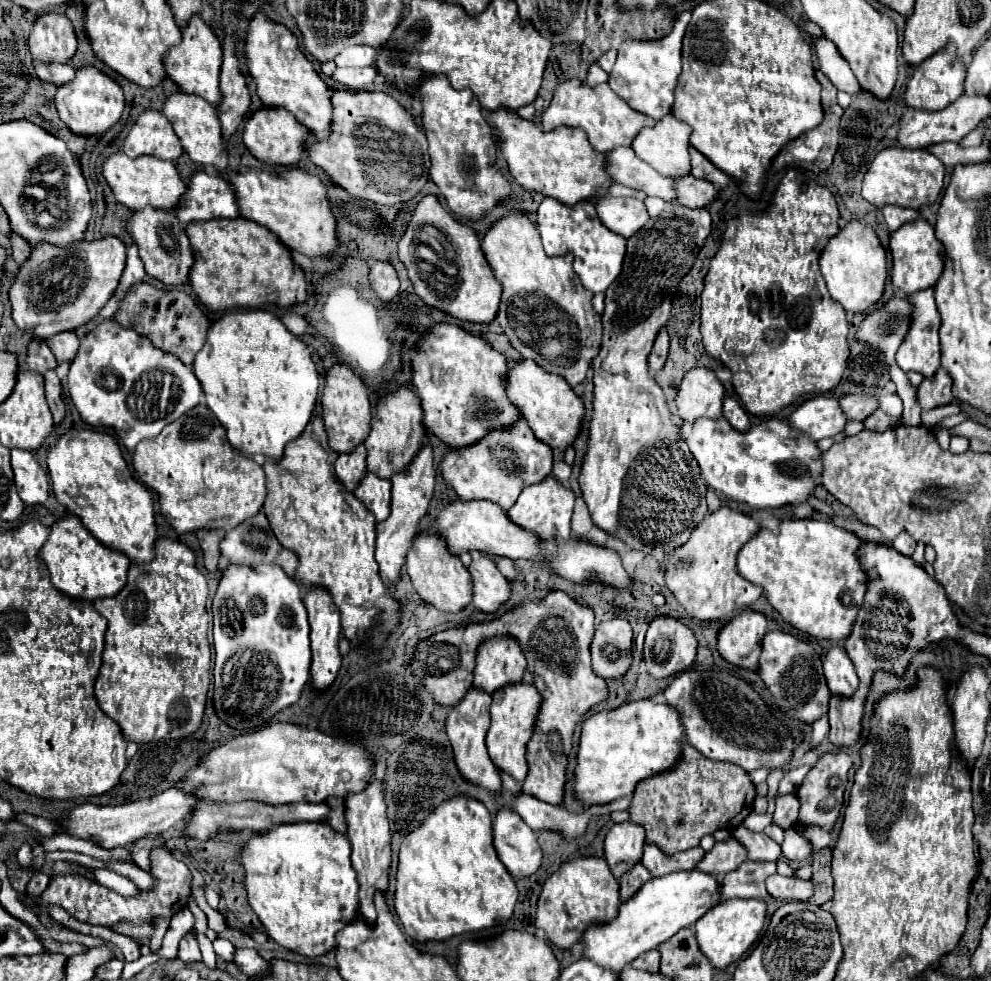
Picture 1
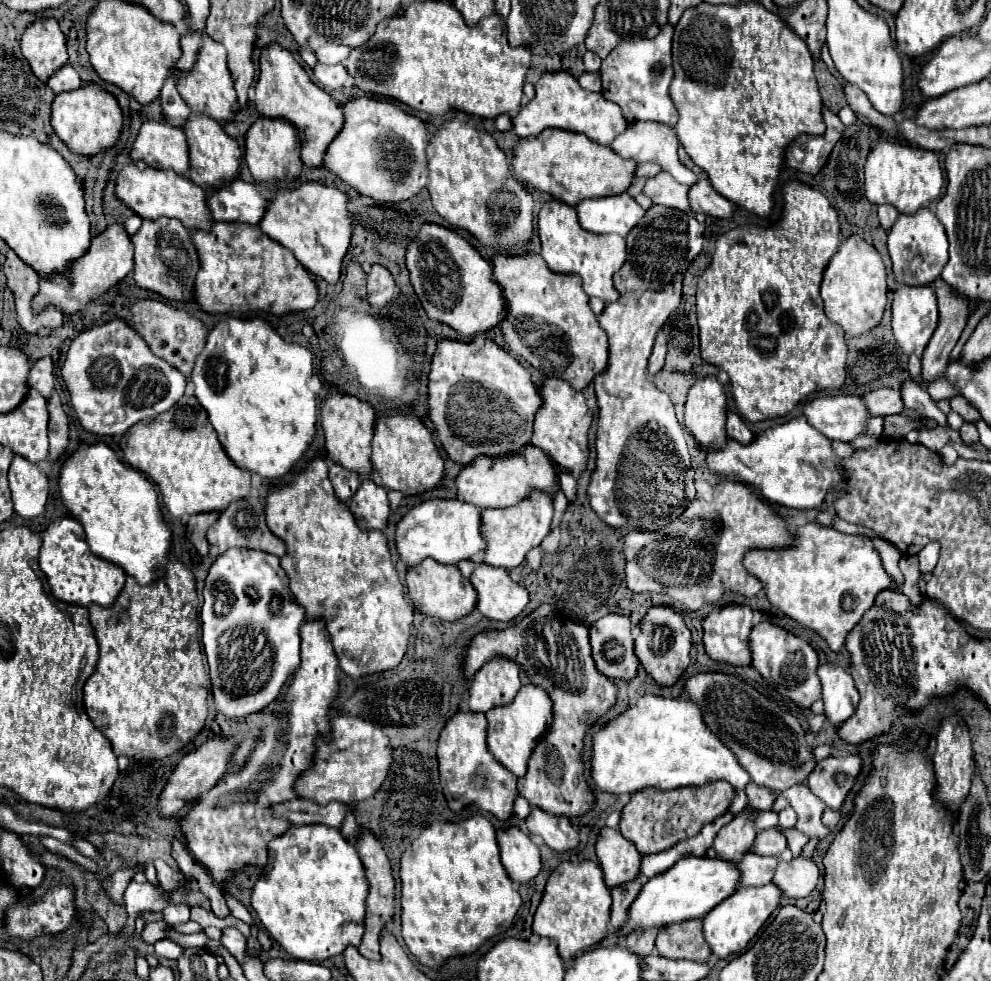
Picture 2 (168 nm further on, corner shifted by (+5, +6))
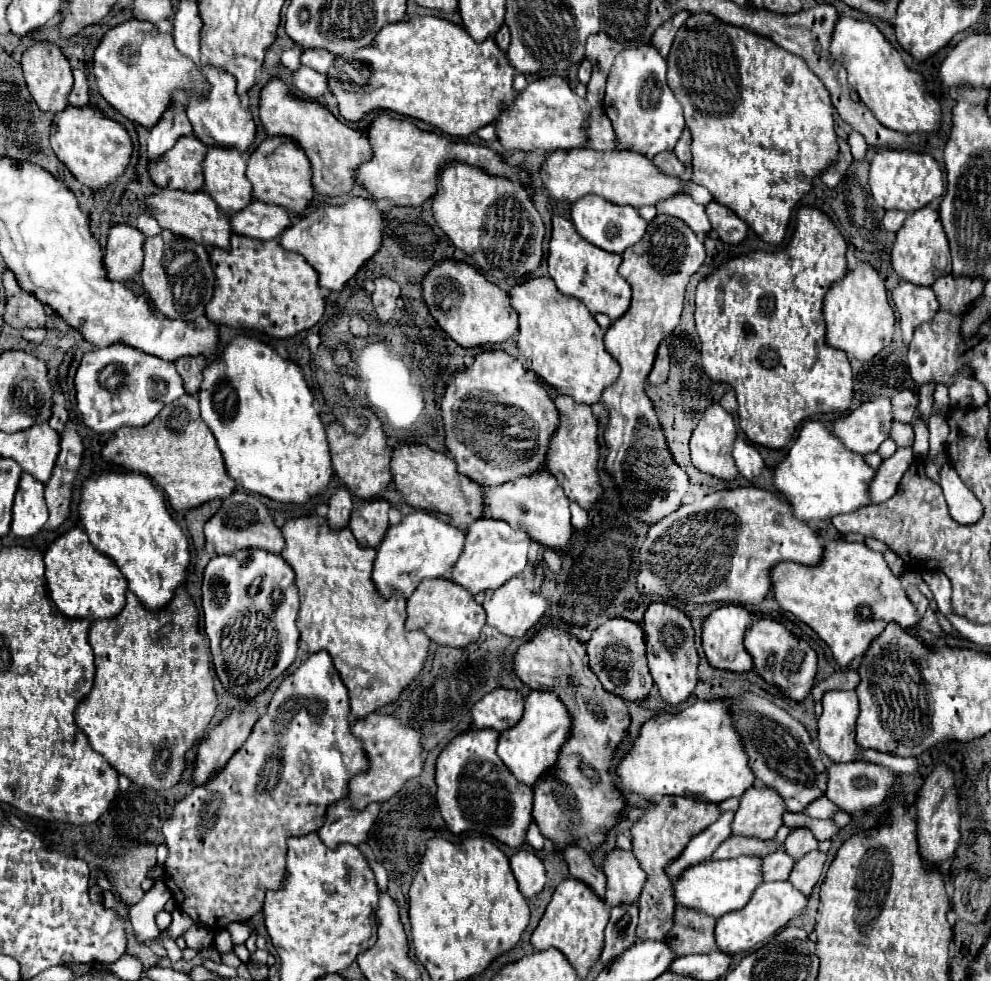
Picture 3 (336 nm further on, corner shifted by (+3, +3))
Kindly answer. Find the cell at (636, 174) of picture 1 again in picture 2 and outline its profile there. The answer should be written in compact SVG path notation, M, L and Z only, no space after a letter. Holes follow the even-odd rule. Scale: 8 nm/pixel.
M658 173L656 177L648 179L642 193L646 197L650 197L654 205L664 205L664 207L672 207L672 209L692 213L690 201L688 201L688 187L676 183L666 173Z

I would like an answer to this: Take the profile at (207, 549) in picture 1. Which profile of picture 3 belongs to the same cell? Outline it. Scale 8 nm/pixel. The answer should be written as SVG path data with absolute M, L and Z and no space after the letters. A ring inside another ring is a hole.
M212 500L212 502L206 502L206 504L204 504L204 506L200 506L200 508L192 508L192 510L188 510L188 512L186 512L188 532L190 532L192 542L194 542L194 546L196 546L198 550L202 550L202 548L204 548L204 532L202 532L204 522L216 514L216 510L218 510L218 506L220 506L220 504L222 504L222 502Z

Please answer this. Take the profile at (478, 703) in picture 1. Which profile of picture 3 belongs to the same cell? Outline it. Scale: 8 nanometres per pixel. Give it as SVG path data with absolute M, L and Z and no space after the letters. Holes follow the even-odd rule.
M466 730L458 734L438 756L436 762L436 784L438 784L438 806L442 818L450 832L454 834L474 834L484 838L496 838L508 846L520 846L524 842L526 828L532 820L532 788L518 782L502 760L496 756L498 732L496 730Z

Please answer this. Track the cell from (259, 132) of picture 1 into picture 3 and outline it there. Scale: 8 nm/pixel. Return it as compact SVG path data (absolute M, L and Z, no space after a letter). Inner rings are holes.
M282 136L266 138L252 152L252 156L248 160L246 176L252 182L254 198L260 198L262 202L268 202L268 204L284 206L296 214L302 214L314 196L312 182L310 182L310 162L308 162L306 154L298 148L298 144L290 138L282 138Z

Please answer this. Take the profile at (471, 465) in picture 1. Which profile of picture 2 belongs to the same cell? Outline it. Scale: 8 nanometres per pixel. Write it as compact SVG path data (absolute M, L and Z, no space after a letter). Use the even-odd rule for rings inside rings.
M534 445L524 447L520 455L506 455L506 459L488 459L480 457L468 467L464 467L456 479L458 485L458 499L472 503L480 509L486 507L512 507L526 499L530 491L544 491L548 495L554 495L560 489L558 471L550 463L550 459L536 449Z

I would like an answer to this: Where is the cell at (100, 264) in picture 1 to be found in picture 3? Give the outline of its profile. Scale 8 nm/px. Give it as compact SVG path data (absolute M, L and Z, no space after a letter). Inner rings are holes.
M116 224L110 228L104 270L106 278L126 282L142 270L142 244L146 236L130 224Z

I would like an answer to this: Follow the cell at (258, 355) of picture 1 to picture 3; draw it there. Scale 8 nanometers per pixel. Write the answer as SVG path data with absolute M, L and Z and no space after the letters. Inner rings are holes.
M234 336L222 348L220 356L206 364L198 398L200 416L218 440L226 470L242 488L278 502L296 504L304 504L308 498L324 492L332 478L326 432L314 408L314 396L296 362L282 358L272 346L256 336Z

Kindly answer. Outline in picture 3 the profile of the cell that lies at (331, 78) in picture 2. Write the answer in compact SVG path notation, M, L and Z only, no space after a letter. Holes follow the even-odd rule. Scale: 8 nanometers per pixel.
M302 66L296 70L292 78L292 86L304 92L308 98L332 98L328 88L328 74L318 74L316 70L310 70L308 66Z

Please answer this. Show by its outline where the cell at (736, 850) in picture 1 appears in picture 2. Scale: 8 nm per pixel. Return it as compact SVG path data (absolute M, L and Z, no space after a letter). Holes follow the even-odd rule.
M748 805L742 813L734 815L734 819L718 831L718 835L714 839L714 849L722 859L736 861L738 857L742 857L748 851L756 833L758 833L756 821L754 821L754 817L750 813L750 805Z

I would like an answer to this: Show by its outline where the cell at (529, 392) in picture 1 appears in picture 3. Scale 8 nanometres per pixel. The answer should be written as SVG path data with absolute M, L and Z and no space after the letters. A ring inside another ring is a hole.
M560 394L554 400L560 412L560 424L550 438L550 450L546 454L546 470L554 474L564 488L570 500L576 500L582 508L590 508L600 496L600 480L598 480L598 420L592 414L588 404L578 404L574 398Z

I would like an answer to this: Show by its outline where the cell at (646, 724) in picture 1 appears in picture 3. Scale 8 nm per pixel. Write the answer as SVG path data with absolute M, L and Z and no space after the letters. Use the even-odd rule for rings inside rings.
M702 700L680 714L656 712L642 724L616 774L628 792L644 798L674 794L722 802L726 798L740 798L754 784L742 740L722 700Z

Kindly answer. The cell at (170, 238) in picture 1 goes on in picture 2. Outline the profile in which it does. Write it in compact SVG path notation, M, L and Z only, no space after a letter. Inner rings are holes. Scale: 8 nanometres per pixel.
M154 219L142 221L142 227L132 237L136 247L134 253L134 281L138 287L148 289L164 297L166 301L190 301L194 299L194 281L200 269L196 247L190 239L190 231L176 219Z

